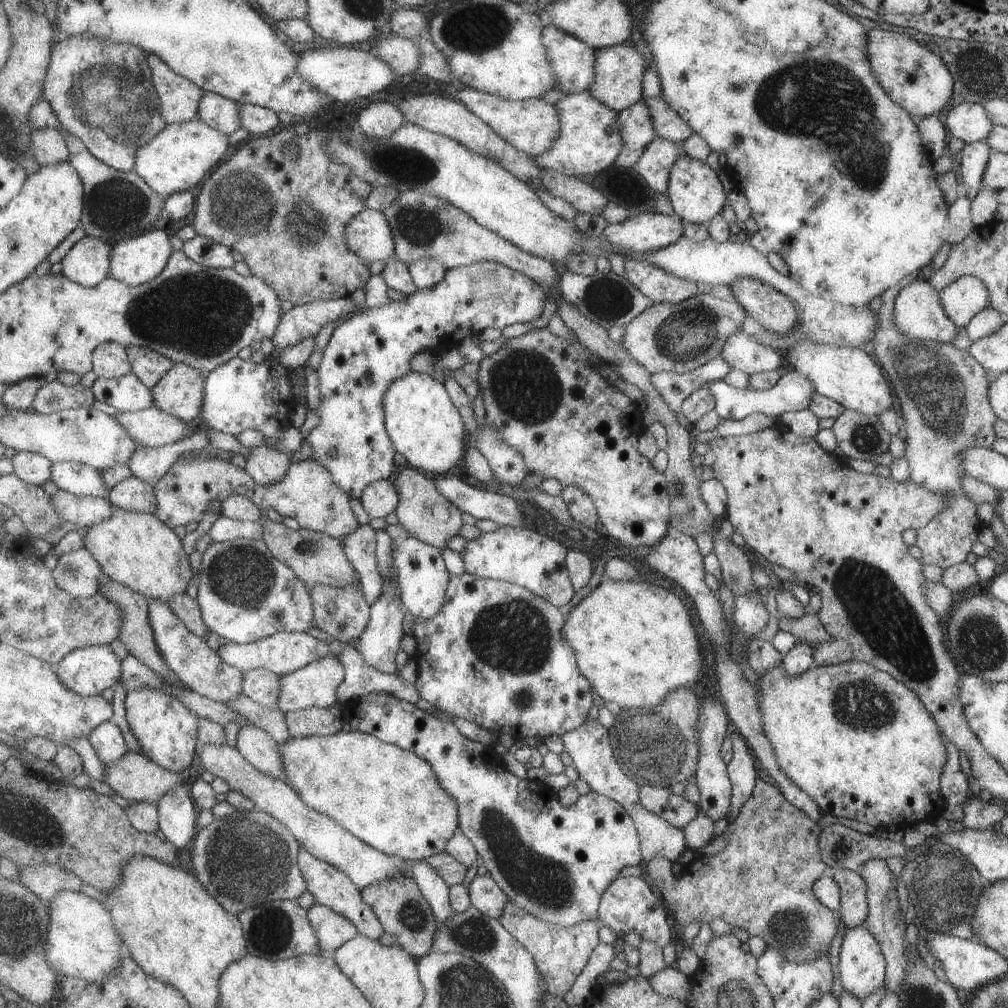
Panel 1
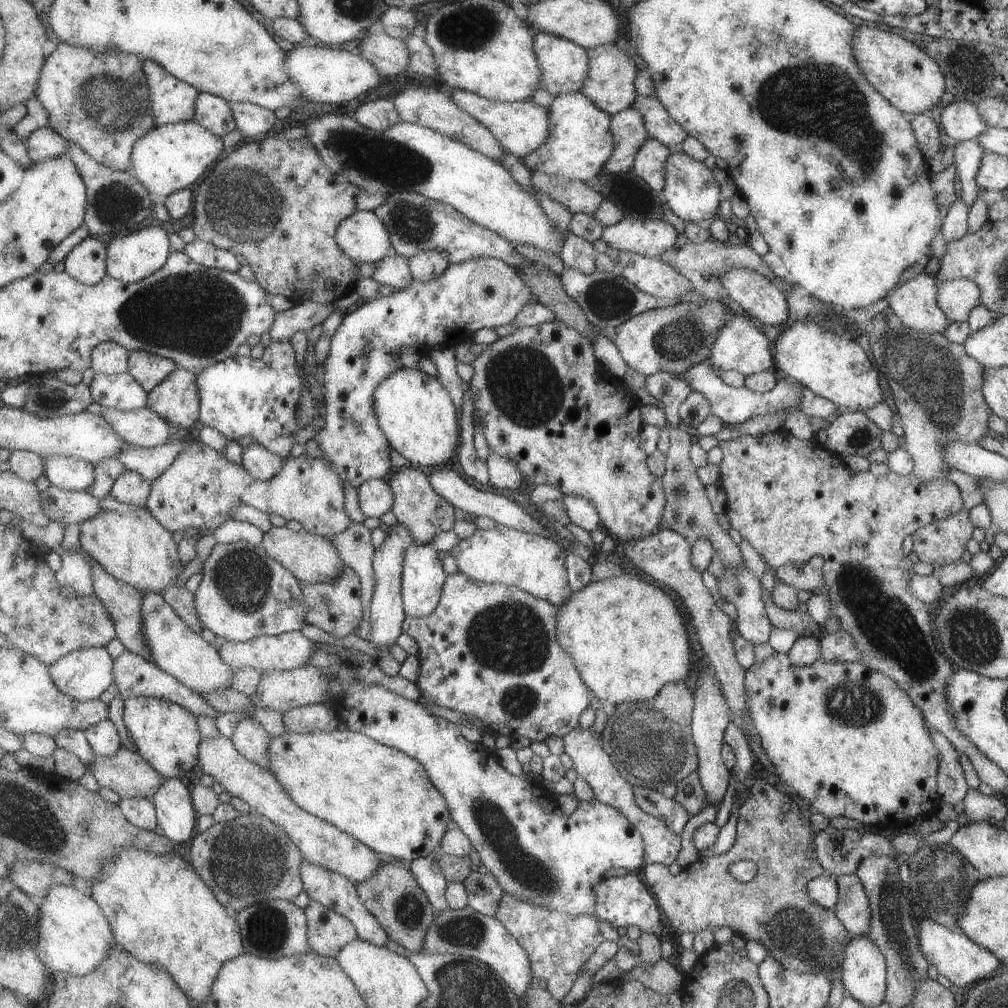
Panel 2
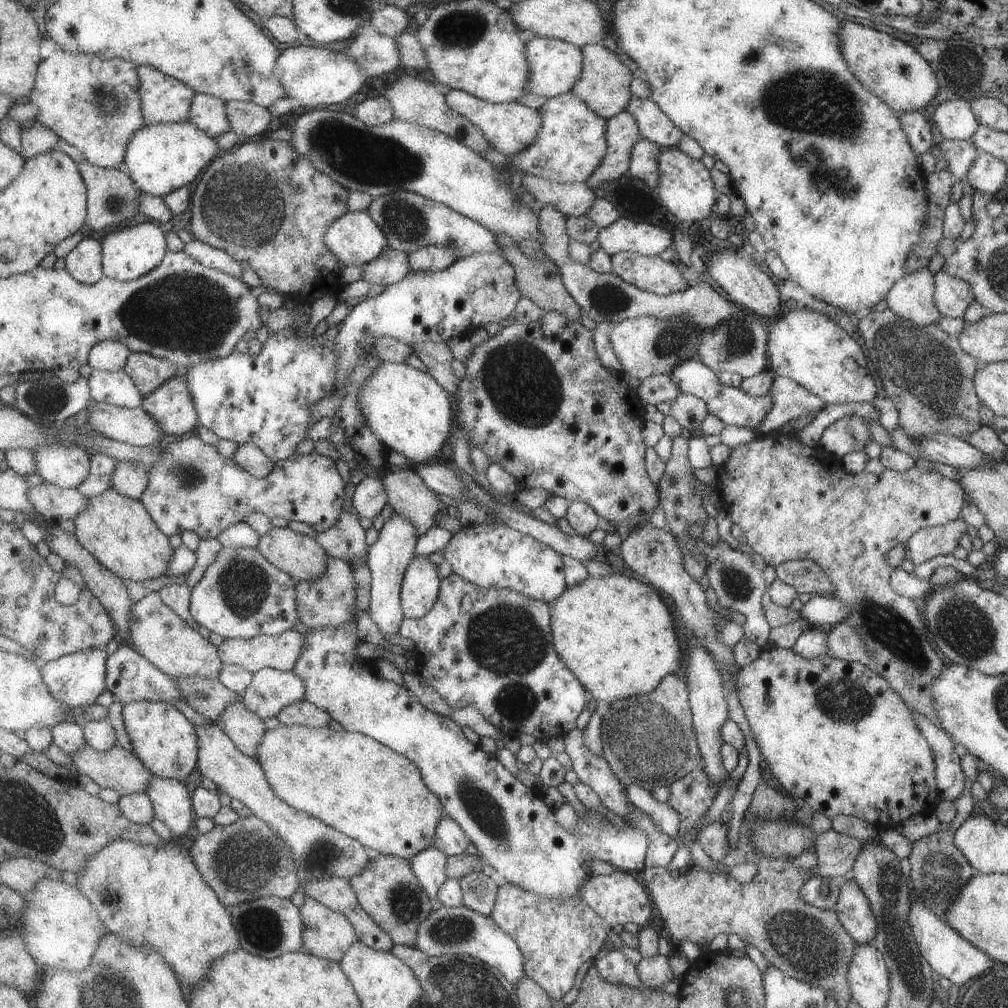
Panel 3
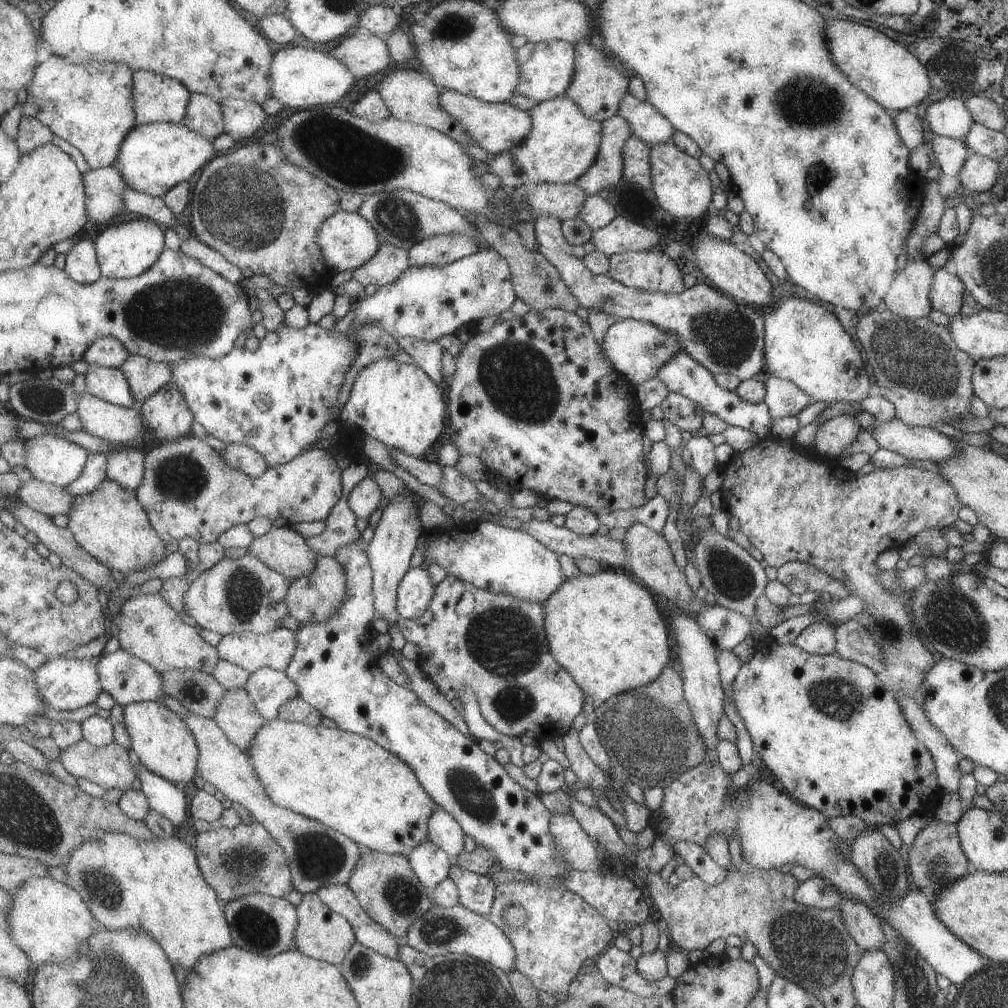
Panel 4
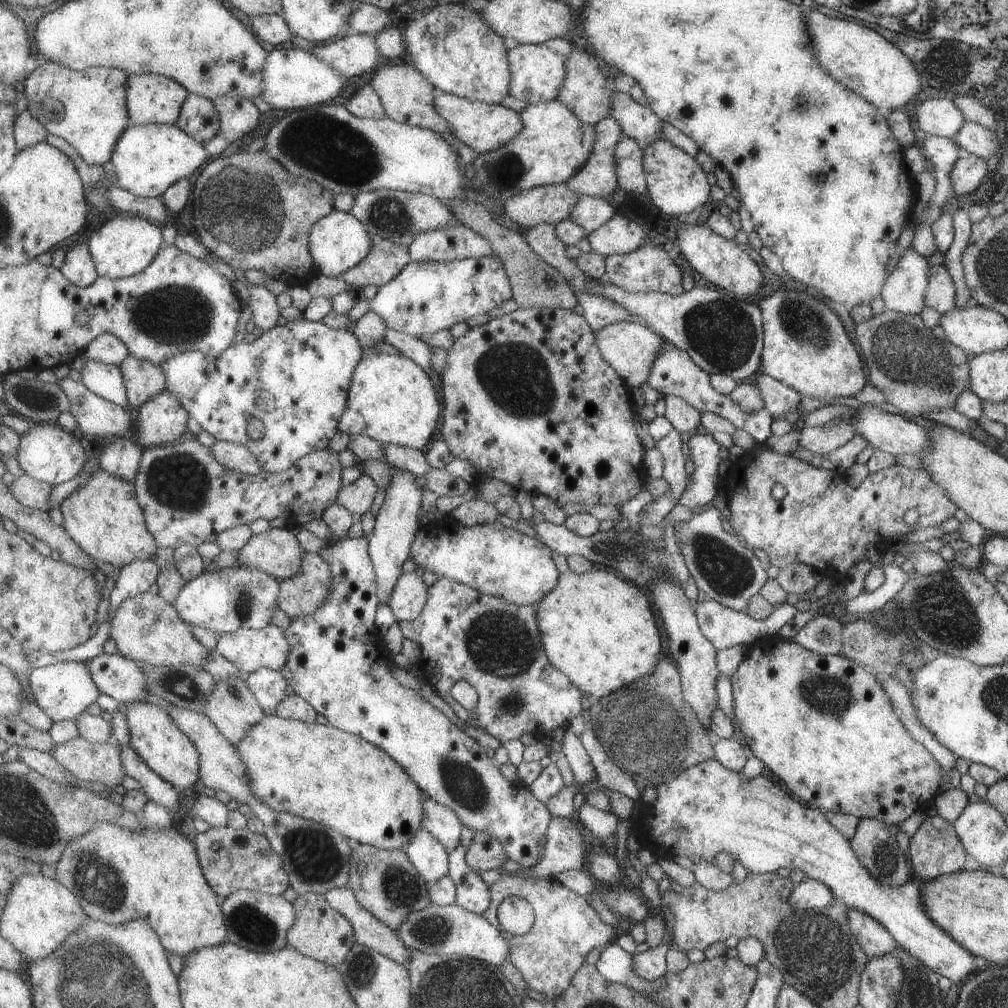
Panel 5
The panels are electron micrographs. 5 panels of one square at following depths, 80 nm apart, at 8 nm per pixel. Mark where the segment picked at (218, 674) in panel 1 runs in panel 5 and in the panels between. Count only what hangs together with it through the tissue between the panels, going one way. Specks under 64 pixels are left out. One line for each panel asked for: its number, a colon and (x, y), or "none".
2: (179, 650)
3: (157, 632)
4: (149, 628)
5: (146, 628)

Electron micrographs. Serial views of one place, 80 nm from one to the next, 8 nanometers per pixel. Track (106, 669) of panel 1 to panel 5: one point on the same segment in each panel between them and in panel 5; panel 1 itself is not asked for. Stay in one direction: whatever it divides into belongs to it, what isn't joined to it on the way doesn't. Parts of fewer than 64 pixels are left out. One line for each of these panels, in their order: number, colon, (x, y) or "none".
2: (85, 674)
3: (77, 680)
4: (68, 684)
5: (64, 691)

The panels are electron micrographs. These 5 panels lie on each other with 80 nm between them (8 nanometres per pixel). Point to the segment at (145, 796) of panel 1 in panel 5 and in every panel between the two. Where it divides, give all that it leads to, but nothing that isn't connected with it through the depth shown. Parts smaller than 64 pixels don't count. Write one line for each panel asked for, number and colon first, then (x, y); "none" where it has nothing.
2: (127, 773)
3: (121, 770)
4: (110, 766)
5: (88, 761)

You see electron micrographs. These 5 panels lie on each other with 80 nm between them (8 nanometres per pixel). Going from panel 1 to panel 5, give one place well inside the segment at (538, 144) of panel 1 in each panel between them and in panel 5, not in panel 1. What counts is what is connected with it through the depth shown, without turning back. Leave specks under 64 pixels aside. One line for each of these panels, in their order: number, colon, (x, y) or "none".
2: (520, 126)
3: (510, 127)
4: (495, 127)
5: (483, 127)

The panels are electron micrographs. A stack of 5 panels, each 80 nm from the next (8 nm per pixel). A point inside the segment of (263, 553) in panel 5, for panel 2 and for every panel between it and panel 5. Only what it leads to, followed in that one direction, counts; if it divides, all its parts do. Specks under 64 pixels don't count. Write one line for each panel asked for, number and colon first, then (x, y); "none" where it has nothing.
2: (312, 558)
3: (301, 556)
4: (284, 549)

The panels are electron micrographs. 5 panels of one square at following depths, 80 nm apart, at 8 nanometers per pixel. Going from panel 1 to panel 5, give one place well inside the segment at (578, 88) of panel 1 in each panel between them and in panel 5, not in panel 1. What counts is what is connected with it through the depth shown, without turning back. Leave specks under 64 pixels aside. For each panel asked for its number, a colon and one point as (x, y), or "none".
2: (564, 65)
3: (555, 65)
4: (547, 68)
5: (537, 71)

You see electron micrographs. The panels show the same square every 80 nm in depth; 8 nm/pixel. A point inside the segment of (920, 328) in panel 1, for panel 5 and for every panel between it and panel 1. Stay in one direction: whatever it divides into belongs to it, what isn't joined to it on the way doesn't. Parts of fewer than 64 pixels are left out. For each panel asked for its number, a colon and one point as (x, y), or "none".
2: (914, 303)
3: (911, 297)
4: (907, 295)
5: (902, 292)

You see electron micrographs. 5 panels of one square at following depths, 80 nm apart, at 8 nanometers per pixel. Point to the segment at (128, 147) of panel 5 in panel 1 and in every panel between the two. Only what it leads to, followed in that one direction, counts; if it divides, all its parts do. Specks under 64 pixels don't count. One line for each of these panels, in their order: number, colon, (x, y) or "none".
1: (182, 154)
2: (169, 158)
3: (161, 158)
4: (154, 158)

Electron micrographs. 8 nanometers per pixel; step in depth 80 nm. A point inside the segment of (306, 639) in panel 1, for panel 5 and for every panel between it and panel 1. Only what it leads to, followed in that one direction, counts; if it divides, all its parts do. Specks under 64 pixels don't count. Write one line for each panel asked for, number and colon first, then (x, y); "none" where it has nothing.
2: (291, 650)
3: (281, 651)
4: (252, 651)
5: (250, 650)

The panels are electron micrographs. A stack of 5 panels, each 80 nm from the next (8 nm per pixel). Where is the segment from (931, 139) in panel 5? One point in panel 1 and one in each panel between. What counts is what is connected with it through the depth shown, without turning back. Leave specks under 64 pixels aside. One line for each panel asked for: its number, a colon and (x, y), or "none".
1: (974, 155)
2: (967, 155)
3: (958, 155)
4: (948, 154)

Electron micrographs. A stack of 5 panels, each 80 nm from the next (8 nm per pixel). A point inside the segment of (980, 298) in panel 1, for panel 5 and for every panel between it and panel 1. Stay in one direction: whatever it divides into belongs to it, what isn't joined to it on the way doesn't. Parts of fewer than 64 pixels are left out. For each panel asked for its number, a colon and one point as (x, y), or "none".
2: (956, 297)
3: (951, 295)
4: (946, 290)
5: (939, 295)

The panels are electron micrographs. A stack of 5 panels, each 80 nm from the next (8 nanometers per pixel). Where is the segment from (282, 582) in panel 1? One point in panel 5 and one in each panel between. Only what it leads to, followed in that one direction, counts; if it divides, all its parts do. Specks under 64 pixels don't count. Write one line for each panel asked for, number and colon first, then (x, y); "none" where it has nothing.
2: (244, 594)
3: (243, 595)
4: (241, 595)
5: (225, 600)

